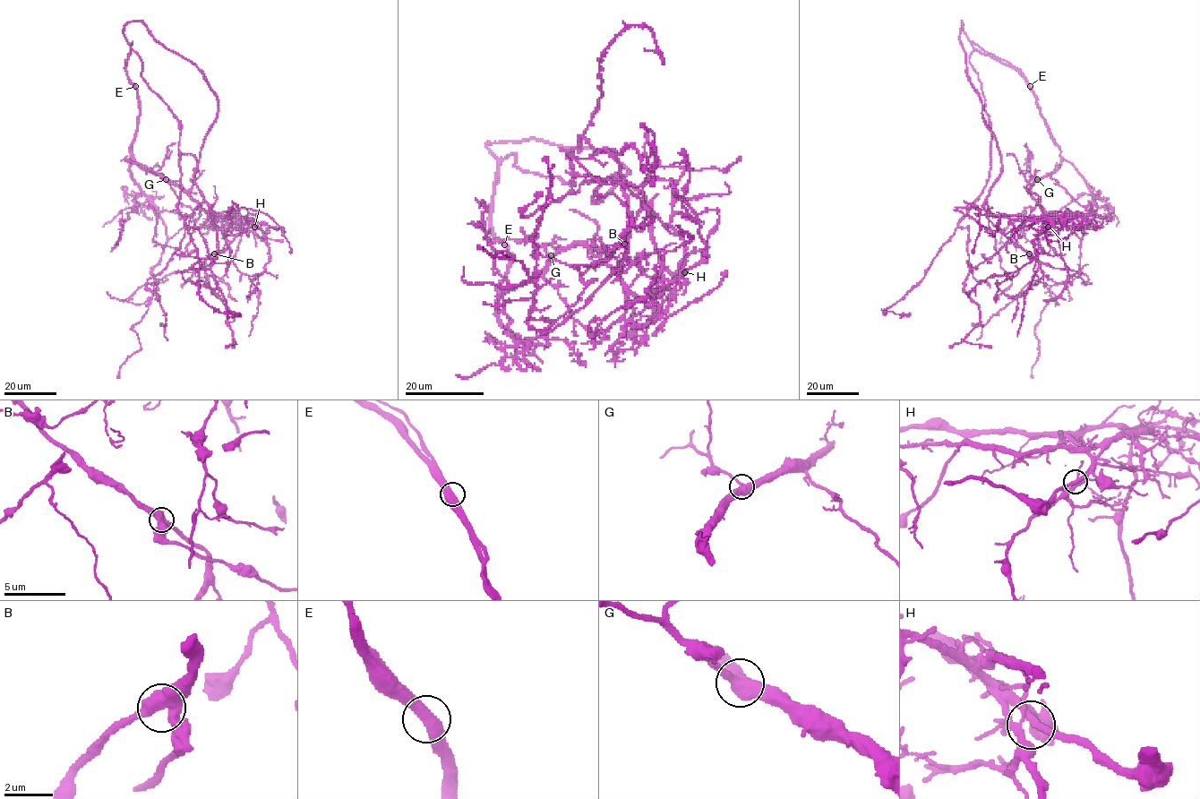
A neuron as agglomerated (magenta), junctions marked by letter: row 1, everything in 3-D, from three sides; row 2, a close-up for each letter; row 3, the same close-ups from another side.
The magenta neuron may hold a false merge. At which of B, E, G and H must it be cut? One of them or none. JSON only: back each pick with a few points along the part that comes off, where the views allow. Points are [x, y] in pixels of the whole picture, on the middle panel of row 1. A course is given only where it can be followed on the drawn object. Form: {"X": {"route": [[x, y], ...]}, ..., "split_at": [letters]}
{"split_at": []}

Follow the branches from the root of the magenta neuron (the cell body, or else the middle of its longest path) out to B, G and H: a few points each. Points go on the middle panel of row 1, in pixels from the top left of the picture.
B: (494, 235), (510, 257), (501, 291), (584, 244), (647, 297), (661, 268), (652, 205), (616, 177), (624, 244)
G: (494, 235), (507, 247), (510, 257), (510, 269), (501, 285), (501, 291), (510, 291), (535, 277), (551, 255)
H: (494, 235), (510, 257), (501, 291), (530, 281), (557, 253), (579, 244), (640, 297), (658, 296), (684, 272)

